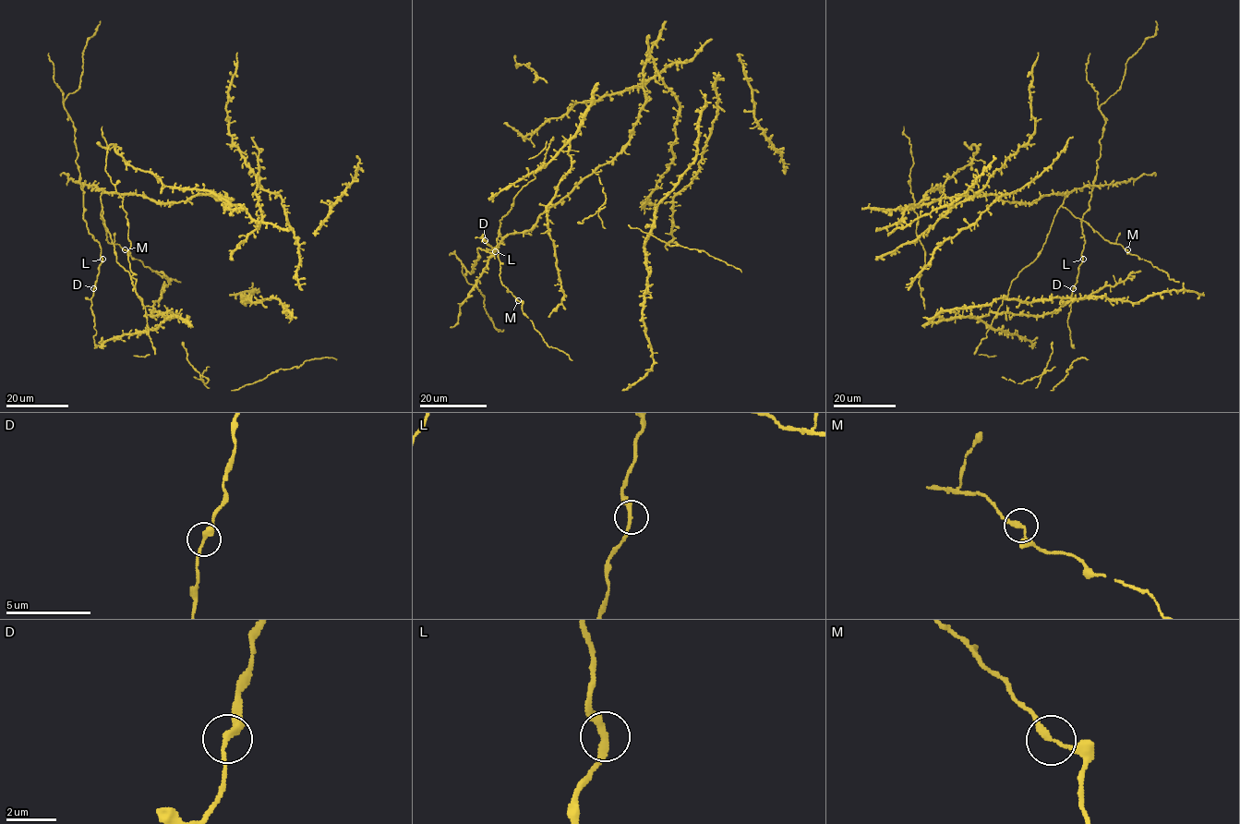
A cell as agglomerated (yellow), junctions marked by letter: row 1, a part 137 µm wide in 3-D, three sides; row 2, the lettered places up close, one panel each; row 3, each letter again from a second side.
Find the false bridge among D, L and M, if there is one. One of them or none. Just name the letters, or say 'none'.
none

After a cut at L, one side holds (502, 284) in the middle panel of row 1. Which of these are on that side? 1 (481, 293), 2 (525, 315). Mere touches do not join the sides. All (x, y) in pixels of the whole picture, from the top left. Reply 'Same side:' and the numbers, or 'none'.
Same side: 2

